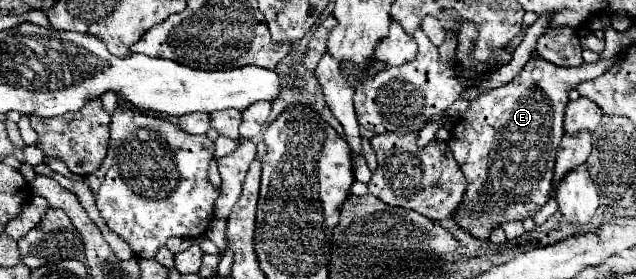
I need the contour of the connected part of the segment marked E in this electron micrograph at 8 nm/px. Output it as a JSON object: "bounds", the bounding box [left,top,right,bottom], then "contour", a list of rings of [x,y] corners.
{"bounds":[448,56,616,240],"contour":[[[534,56],[524,70],[506,86],[481,93],[470,100],[468,110],[454,122],[448,148],[466,176],[466,192],[452,220],[478,240],[488,240],[494,228],[510,220],[534,216],[554,190],[554,160],[564,128],[568,92],[584,80],[594,80],[610,66],[616,56],[582,64],[578,68],[552,66]]]}

